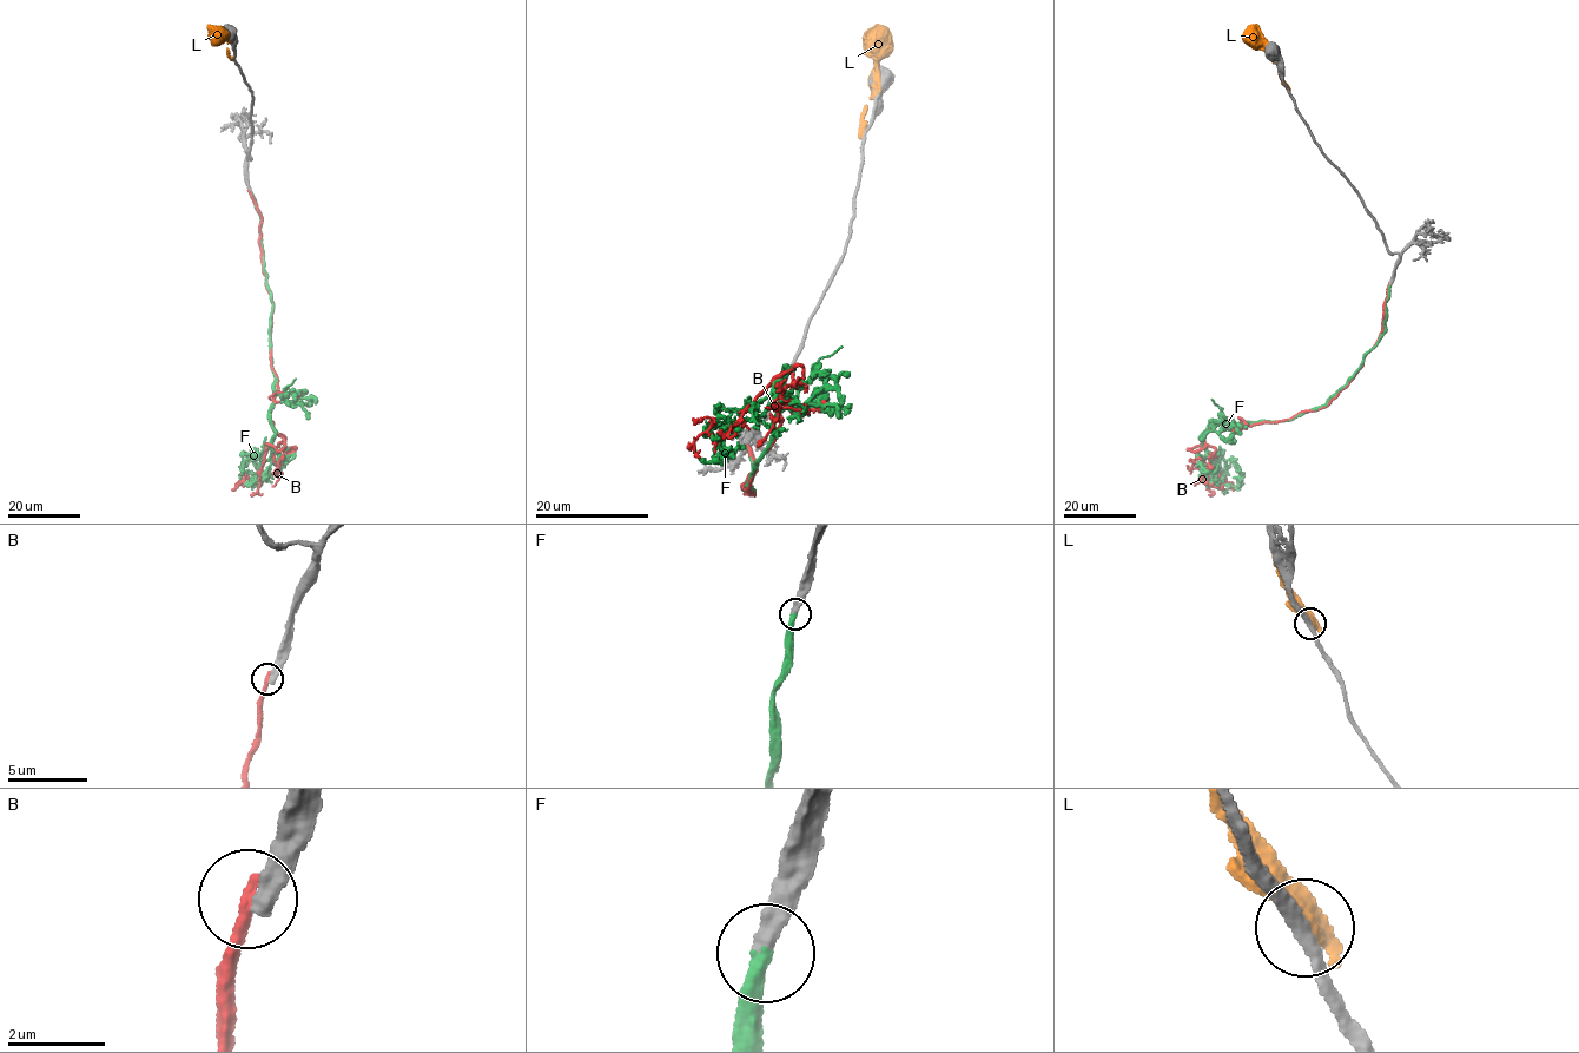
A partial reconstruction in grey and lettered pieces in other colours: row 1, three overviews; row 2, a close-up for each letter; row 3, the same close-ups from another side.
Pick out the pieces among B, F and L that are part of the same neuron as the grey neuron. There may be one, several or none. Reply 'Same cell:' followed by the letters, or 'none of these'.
Same cell: F

